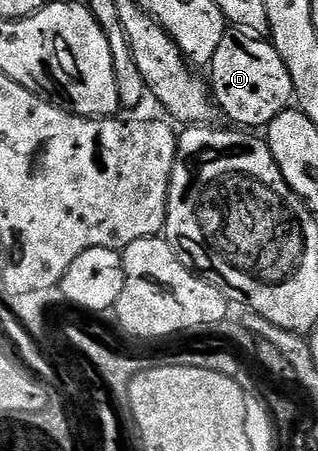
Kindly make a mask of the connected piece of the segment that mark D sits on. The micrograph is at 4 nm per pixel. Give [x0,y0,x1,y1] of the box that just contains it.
[209,28,295,128]

